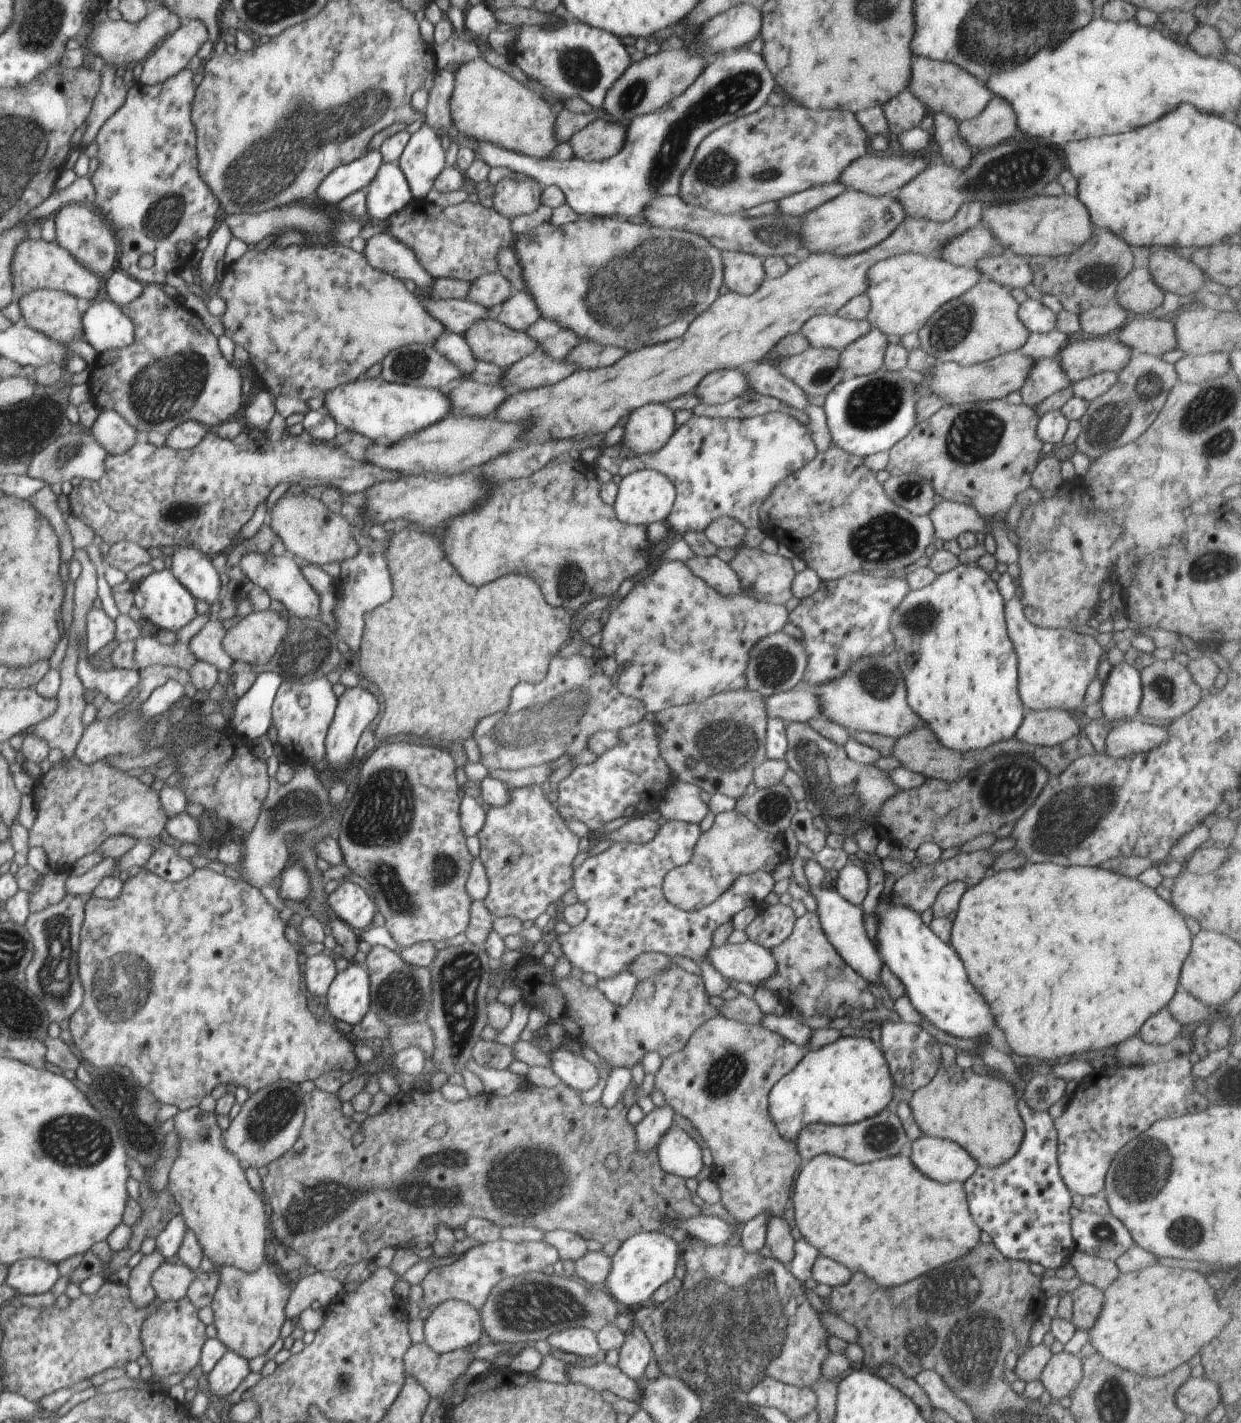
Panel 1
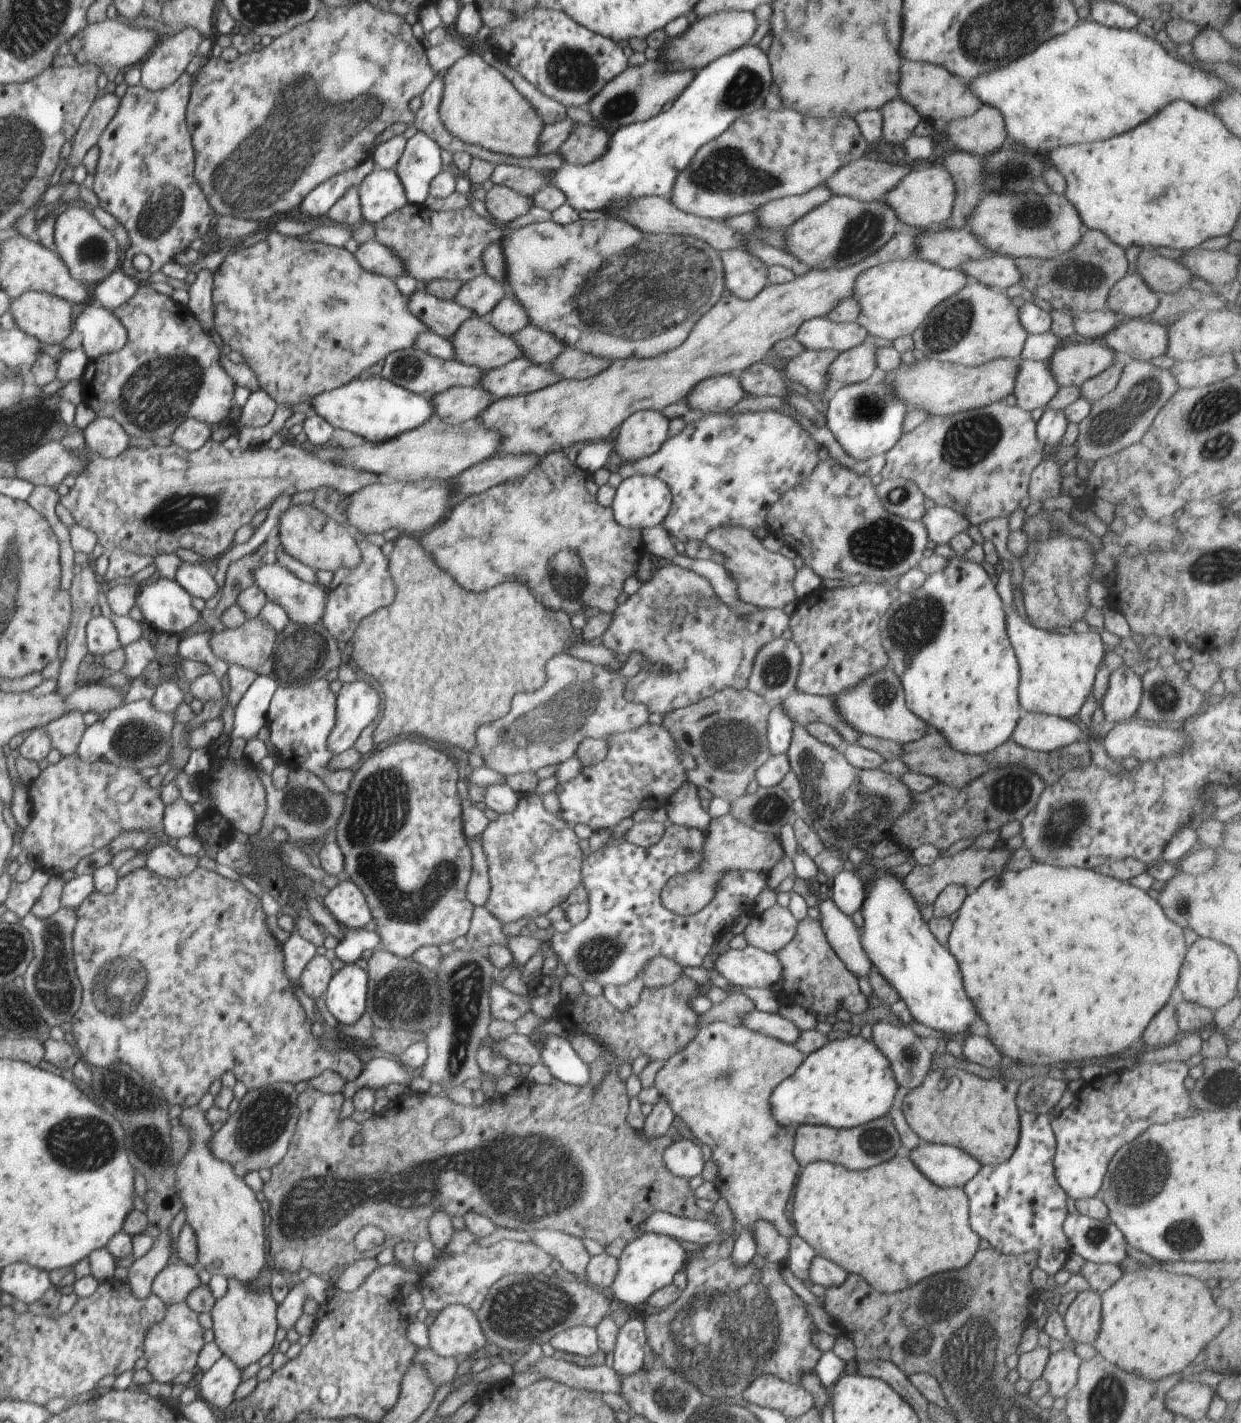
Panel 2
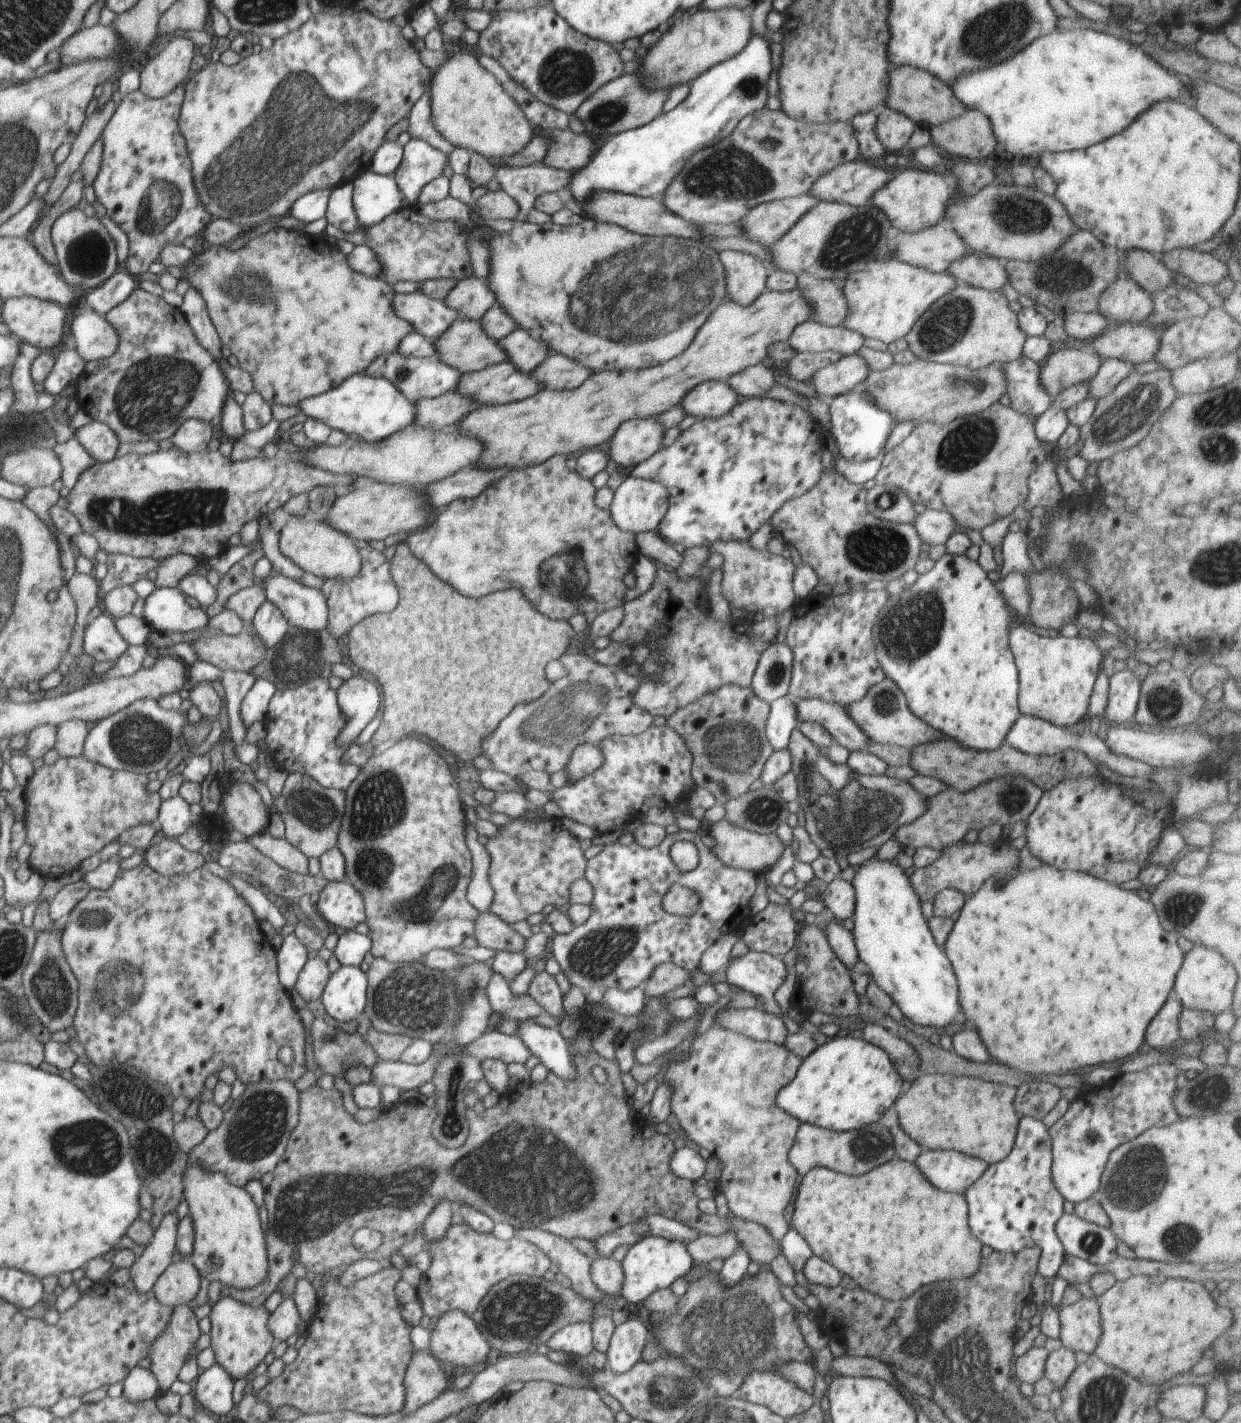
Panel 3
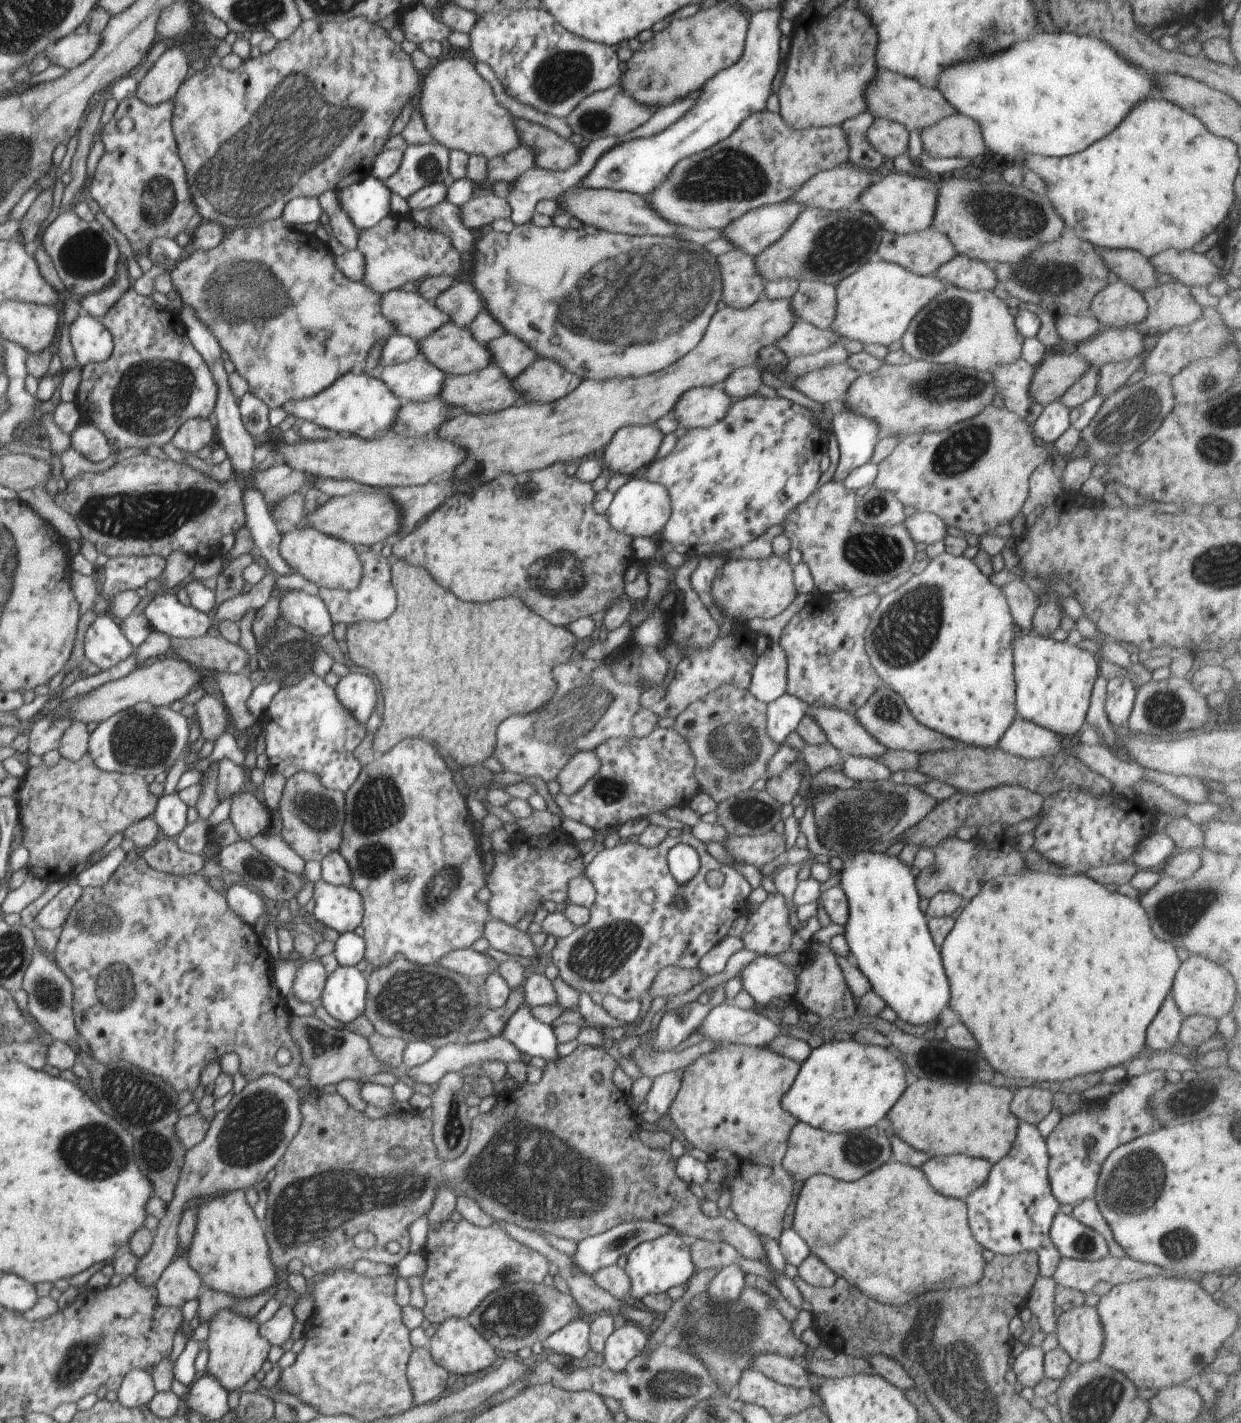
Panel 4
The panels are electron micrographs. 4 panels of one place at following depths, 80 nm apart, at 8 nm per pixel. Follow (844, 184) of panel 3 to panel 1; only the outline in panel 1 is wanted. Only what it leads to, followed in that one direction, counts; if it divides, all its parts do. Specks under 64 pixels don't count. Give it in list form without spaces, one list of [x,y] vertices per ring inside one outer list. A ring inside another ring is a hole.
[[[867,154],[850,164],[839,177],[846,188],[870,196],[896,196],[898,190],[928,168],[924,156],[872,156]]]

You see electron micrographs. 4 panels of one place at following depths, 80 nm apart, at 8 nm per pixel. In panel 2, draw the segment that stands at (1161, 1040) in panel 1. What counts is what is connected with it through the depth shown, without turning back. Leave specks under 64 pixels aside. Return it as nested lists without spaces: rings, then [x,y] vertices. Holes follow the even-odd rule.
[[[1170,1000],[1146,1026],[1146,1029],[1142,1032],[1141,1042],[1148,1047],[1163,1048],[1165,1045],[1170,1045],[1179,1033],[1176,1006]]]

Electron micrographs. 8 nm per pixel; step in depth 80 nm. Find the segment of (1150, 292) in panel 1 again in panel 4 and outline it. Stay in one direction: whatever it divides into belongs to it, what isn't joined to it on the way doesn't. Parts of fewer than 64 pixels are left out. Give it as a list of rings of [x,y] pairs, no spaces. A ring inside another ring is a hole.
[[[1124,280],[1107,284],[1090,302],[1091,315],[1102,327],[1141,326],[1148,314],[1142,294]]]

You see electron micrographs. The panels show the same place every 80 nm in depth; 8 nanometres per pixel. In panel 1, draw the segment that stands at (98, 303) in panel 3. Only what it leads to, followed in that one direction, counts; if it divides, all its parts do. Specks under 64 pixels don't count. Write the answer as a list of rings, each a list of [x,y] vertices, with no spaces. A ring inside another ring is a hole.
[[[117,267],[108,278],[105,278],[104,292],[107,300],[112,300],[114,304],[124,307],[142,296],[144,284],[127,276]]]

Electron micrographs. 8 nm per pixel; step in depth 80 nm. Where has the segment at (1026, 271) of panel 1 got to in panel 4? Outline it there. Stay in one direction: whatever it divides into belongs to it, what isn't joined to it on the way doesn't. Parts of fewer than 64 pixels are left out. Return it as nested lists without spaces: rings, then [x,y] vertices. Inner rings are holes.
[[[956,255],[953,260],[940,266],[934,275],[947,286],[952,284],[971,292],[993,291],[1000,285],[994,265],[965,255]]]

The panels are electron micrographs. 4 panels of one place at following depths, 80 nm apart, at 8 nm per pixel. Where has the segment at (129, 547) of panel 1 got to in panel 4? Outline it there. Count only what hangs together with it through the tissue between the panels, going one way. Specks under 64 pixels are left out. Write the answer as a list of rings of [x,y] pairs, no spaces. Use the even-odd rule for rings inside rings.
[[[110,556],[104,566],[100,591],[109,598],[121,591],[136,591],[149,580],[159,579],[165,562],[160,556]]]

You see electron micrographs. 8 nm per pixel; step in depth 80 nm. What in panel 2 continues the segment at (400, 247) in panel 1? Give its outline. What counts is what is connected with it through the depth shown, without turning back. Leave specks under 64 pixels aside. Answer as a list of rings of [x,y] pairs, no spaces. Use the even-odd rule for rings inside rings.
[[[370,240],[360,244],[354,252],[358,264],[373,274],[389,277],[396,280],[400,276],[406,276],[406,268],[402,264],[402,256],[396,256],[386,244],[380,244],[378,240]]]

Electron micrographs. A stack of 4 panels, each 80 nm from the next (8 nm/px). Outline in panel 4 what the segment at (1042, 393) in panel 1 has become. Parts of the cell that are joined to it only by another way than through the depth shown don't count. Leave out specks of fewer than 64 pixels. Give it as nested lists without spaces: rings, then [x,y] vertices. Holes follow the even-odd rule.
[[[1020,358],[1012,364],[998,365],[992,372],[998,403],[1033,427],[1045,407],[1030,396],[1030,382],[1036,367]]]

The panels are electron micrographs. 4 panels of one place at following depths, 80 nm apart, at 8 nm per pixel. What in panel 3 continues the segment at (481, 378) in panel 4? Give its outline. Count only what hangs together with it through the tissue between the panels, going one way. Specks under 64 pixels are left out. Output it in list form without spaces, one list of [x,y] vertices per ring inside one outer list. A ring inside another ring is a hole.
[[[506,361],[479,372],[464,373],[457,392],[474,398],[476,406],[496,406],[525,400],[543,389],[544,384],[536,382],[531,373],[518,372],[512,362]]]

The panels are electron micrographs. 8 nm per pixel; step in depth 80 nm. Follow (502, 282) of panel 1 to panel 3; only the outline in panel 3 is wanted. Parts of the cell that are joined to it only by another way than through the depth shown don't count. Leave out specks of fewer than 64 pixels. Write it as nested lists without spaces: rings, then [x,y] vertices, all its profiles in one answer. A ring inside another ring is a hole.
[[[472,276],[458,281],[444,302],[454,308],[460,317],[481,321],[498,300],[486,280]]]

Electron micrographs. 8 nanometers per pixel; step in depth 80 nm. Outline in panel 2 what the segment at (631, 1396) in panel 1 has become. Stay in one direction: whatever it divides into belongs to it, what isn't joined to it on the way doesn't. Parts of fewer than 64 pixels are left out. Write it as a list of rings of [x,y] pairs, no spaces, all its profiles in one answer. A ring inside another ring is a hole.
[[[544,1355],[542,1360],[538,1360],[534,1364],[533,1369],[538,1374],[542,1374],[544,1379],[560,1382],[560,1384],[570,1386],[570,1388],[590,1390],[600,1394],[612,1393],[621,1395],[623,1393],[622,1376],[610,1366],[580,1367],[553,1357],[547,1358]]]

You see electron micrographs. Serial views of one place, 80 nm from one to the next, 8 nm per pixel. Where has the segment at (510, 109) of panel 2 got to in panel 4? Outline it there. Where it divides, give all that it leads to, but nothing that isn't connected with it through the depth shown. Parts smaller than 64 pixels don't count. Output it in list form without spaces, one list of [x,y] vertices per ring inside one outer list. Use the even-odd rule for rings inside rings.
[[[444,58],[422,78],[414,106],[423,116],[433,140],[448,150],[459,149],[469,155],[482,155],[489,161],[520,146],[514,117],[502,107],[492,87],[475,71],[468,58]]]

